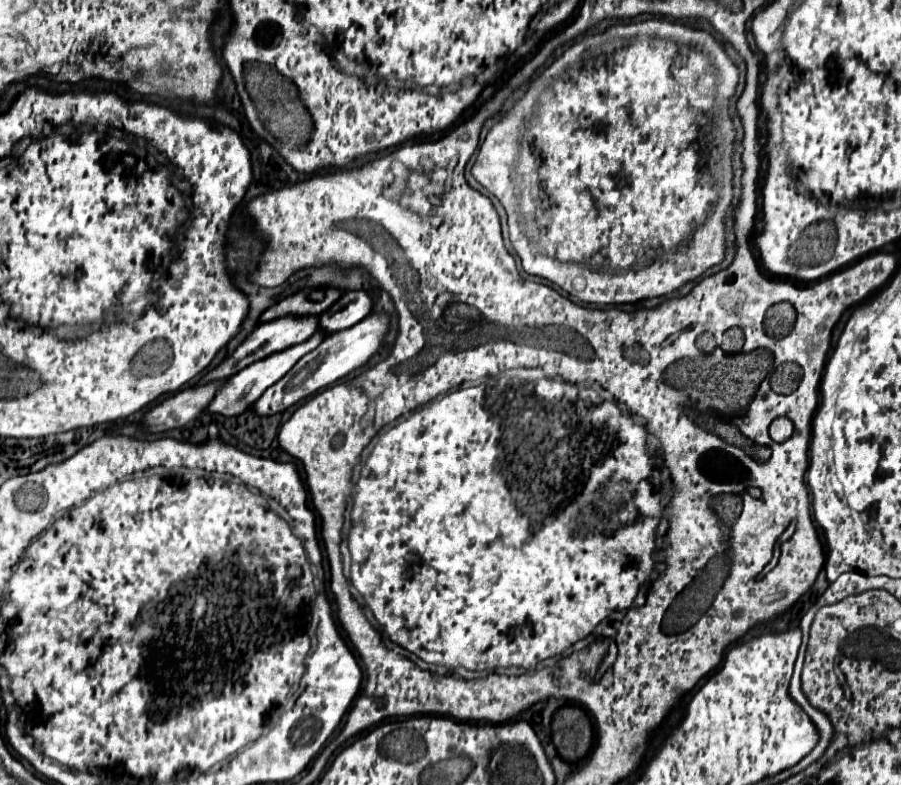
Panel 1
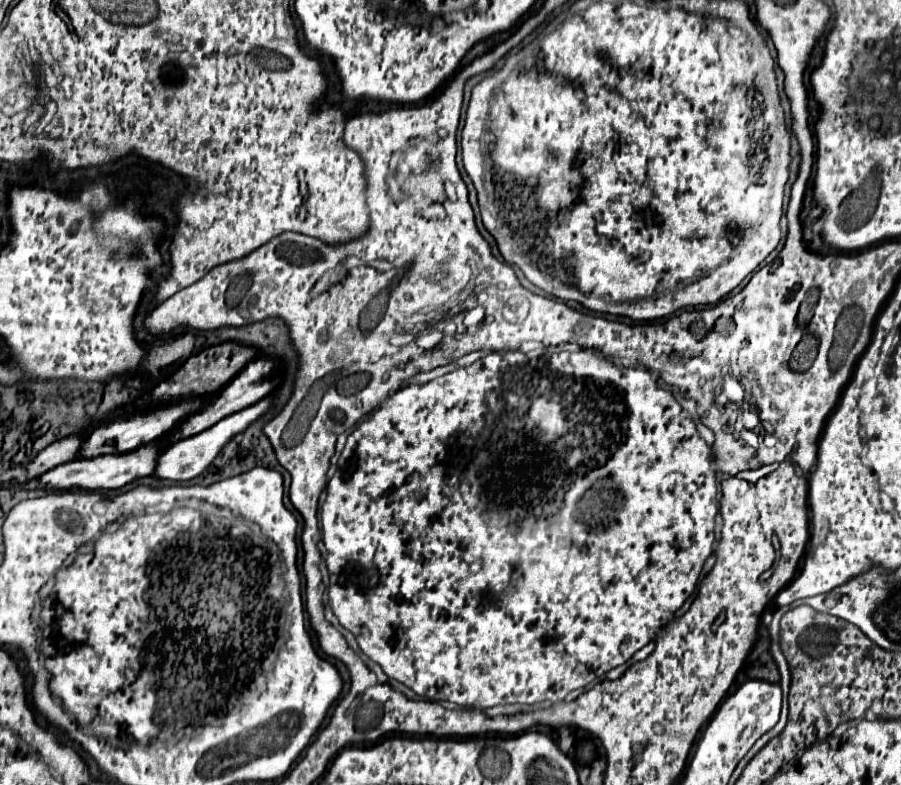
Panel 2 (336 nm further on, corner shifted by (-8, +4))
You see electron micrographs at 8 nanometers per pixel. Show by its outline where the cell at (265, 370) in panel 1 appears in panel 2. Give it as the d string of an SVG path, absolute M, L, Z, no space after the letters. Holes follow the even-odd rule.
M168 435L150 441L148 445L142 445L134 451L120 453L120 455L104 455L104 457L92 457L92 459L76 459L64 465L58 465L56 469L50 469L42 477L38 477L38 485L48 485L56 489L72 489L72 487L84 487L84 489L118 489L138 477L152 475L156 471L160 455L168 449Z

